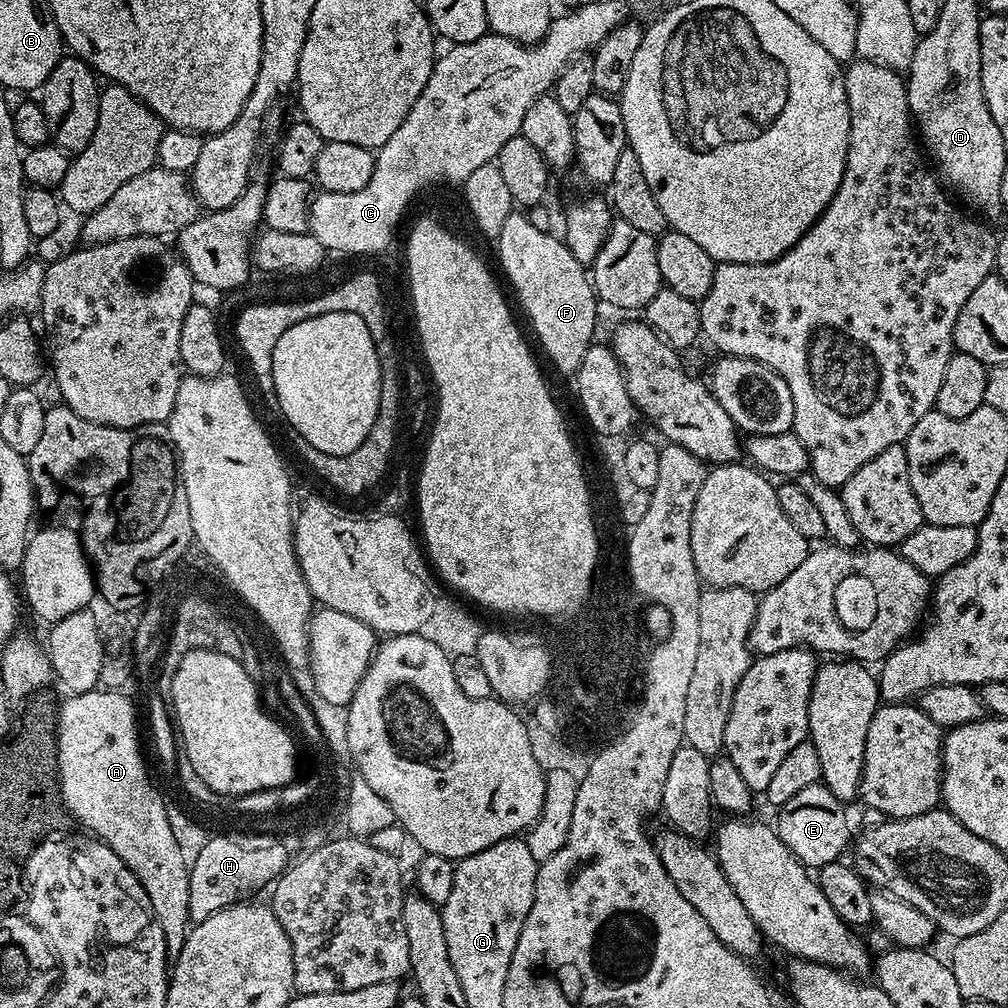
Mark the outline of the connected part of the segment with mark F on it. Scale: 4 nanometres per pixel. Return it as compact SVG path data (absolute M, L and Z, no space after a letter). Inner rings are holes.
M520 210L512 211L510 218L506 218L502 234L498 237L498 244L500 244L500 264L504 267L504 272L508 275L508 280L512 283L525 314L528 315L528 320L532 323L545 354L552 359L552 364L558 371L576 373L578 366L582 366L586 350L594 342L595 336L592 335L596 332L596 308L598 309L598 297L596 291L592 289L585 265L580 264L559 235L556 237L552 232L536 229L528 215Z

